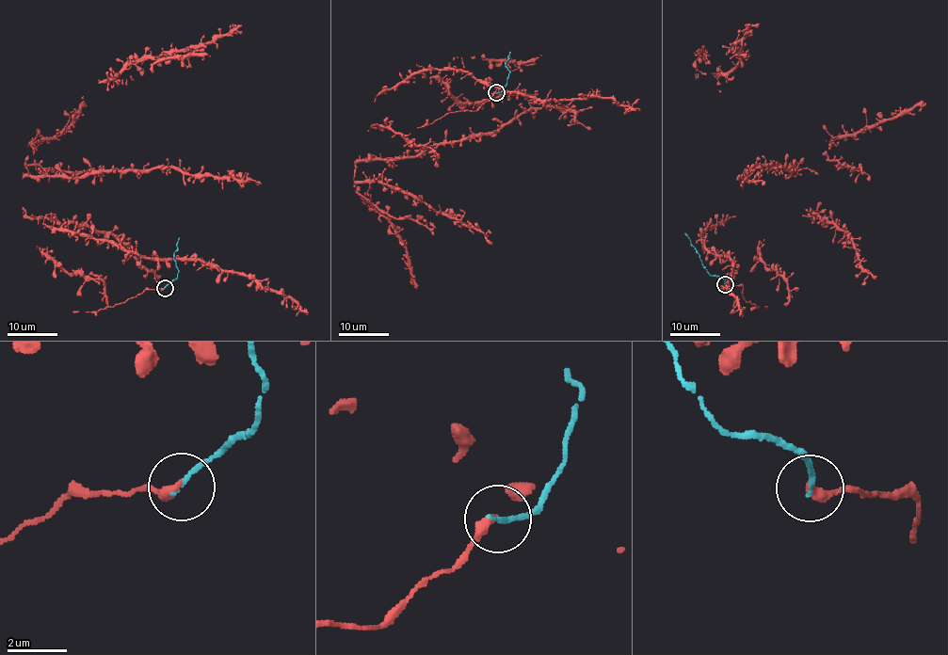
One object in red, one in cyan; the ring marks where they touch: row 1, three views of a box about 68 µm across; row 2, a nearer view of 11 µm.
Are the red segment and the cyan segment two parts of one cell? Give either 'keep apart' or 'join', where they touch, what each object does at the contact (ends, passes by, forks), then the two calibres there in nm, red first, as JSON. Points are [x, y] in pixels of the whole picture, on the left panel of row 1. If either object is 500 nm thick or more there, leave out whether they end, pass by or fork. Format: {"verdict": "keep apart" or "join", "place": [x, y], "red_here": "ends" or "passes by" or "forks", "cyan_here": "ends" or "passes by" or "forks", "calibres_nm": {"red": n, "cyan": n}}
{"verdict": "join", "place": [165, 288], "red_here": "ends", "cyan_here": "ends", "calibres_nm": {"red": 360, "cyan": 150}}

